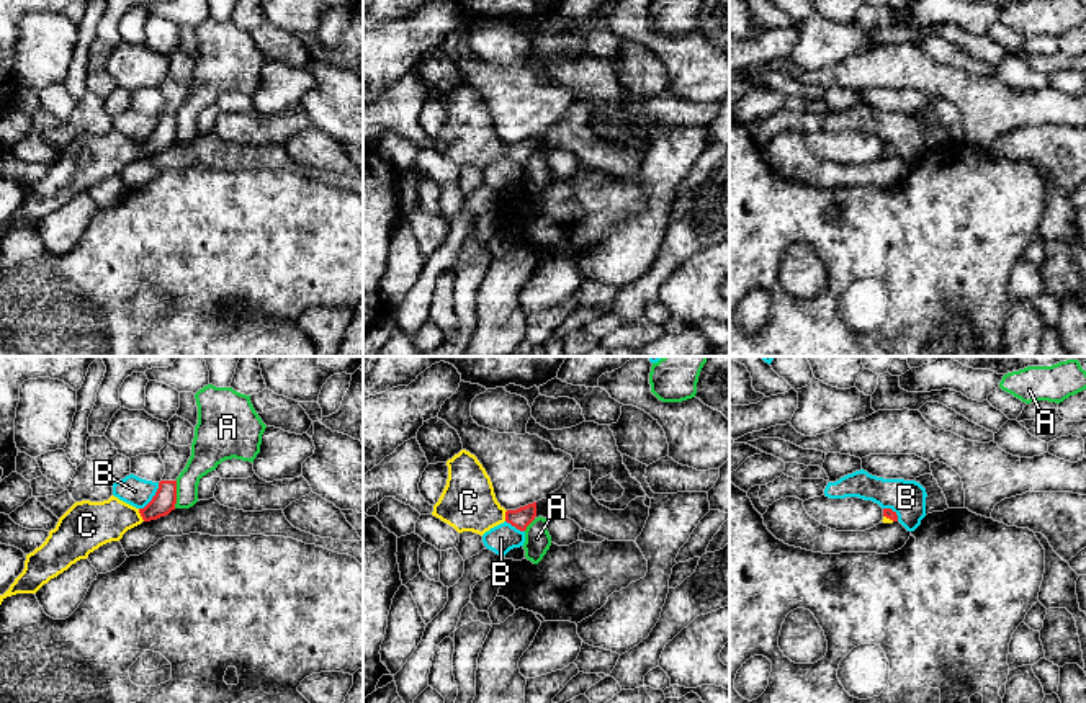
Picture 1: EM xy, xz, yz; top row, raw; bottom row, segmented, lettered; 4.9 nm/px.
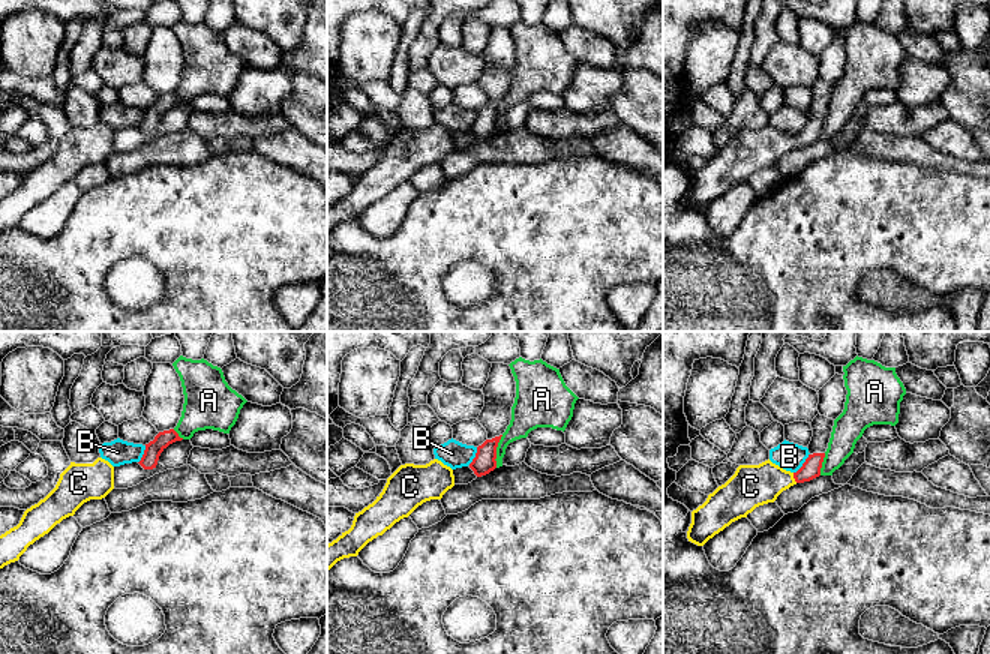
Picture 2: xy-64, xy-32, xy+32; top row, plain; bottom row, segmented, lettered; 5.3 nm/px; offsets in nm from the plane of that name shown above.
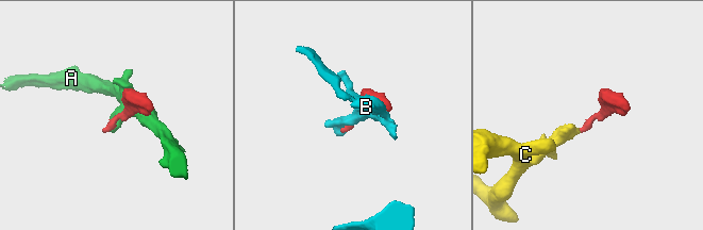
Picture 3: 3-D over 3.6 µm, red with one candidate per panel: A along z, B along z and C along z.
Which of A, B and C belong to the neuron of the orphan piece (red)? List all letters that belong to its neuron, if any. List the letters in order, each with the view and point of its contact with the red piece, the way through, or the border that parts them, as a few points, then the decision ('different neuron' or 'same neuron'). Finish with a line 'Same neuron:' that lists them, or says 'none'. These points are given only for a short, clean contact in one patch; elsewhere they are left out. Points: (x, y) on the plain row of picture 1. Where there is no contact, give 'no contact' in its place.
A: meets red in xy at (175, 128); different neuron
B: meets red in xy at (152, 131); different neuron
C: meets red in xy at (141, 149); runs through xy (164, 134), (156, 143), (141, 149), (113, 151), (92, 157); same neuron
Same neuron: C

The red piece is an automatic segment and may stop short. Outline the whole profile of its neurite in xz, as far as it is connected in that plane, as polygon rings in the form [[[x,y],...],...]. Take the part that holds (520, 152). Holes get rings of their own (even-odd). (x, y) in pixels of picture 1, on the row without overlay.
[[[461,83],[447,95],[447,119],[433,139],[432,149],[453,160],[458,167],[484,168],[507,155],[520,165],[536,150],[536,136],[517,144],[505,144],[496,132],[491,111],[474,88]]]

